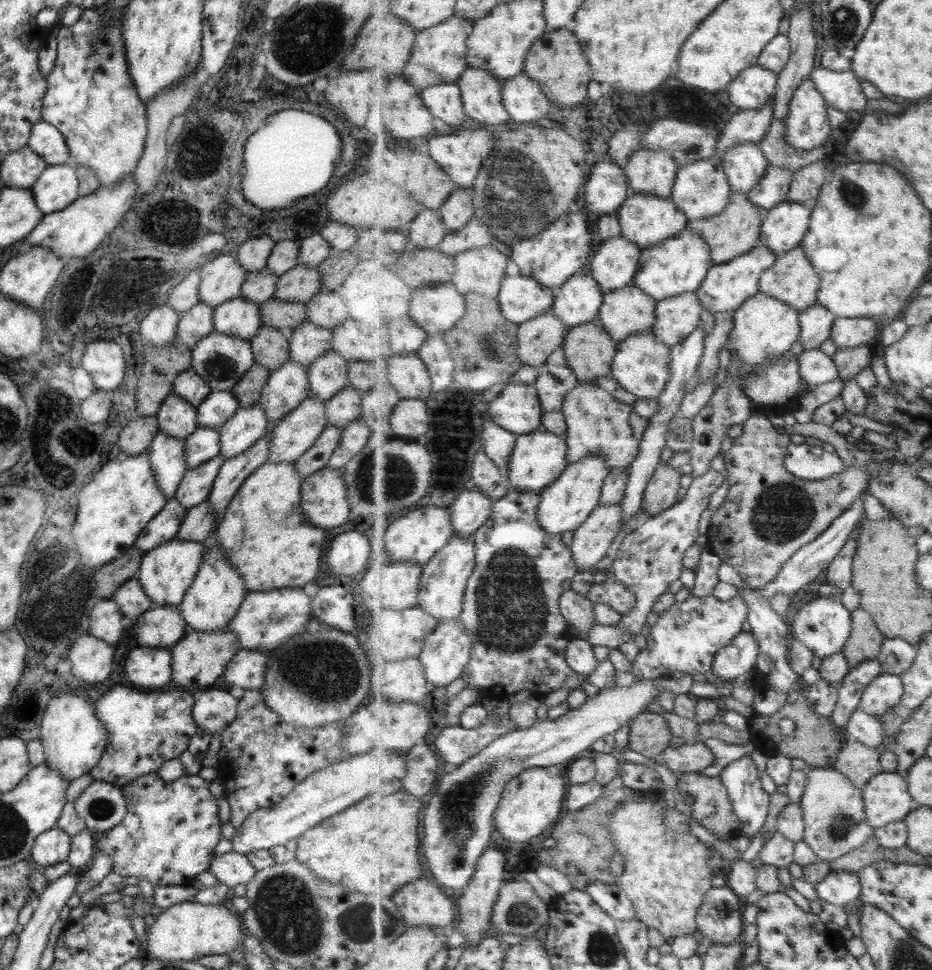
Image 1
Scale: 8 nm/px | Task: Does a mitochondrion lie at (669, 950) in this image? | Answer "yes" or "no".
no

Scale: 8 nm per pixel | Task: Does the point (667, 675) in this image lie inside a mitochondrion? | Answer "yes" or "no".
no

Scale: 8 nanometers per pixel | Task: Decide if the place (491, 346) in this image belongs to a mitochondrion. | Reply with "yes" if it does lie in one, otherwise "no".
yes

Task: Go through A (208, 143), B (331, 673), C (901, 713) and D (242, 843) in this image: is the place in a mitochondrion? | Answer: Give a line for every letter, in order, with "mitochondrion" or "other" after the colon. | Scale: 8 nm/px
A: other
B: mitochondrion
C: mitochondrion
D: other

